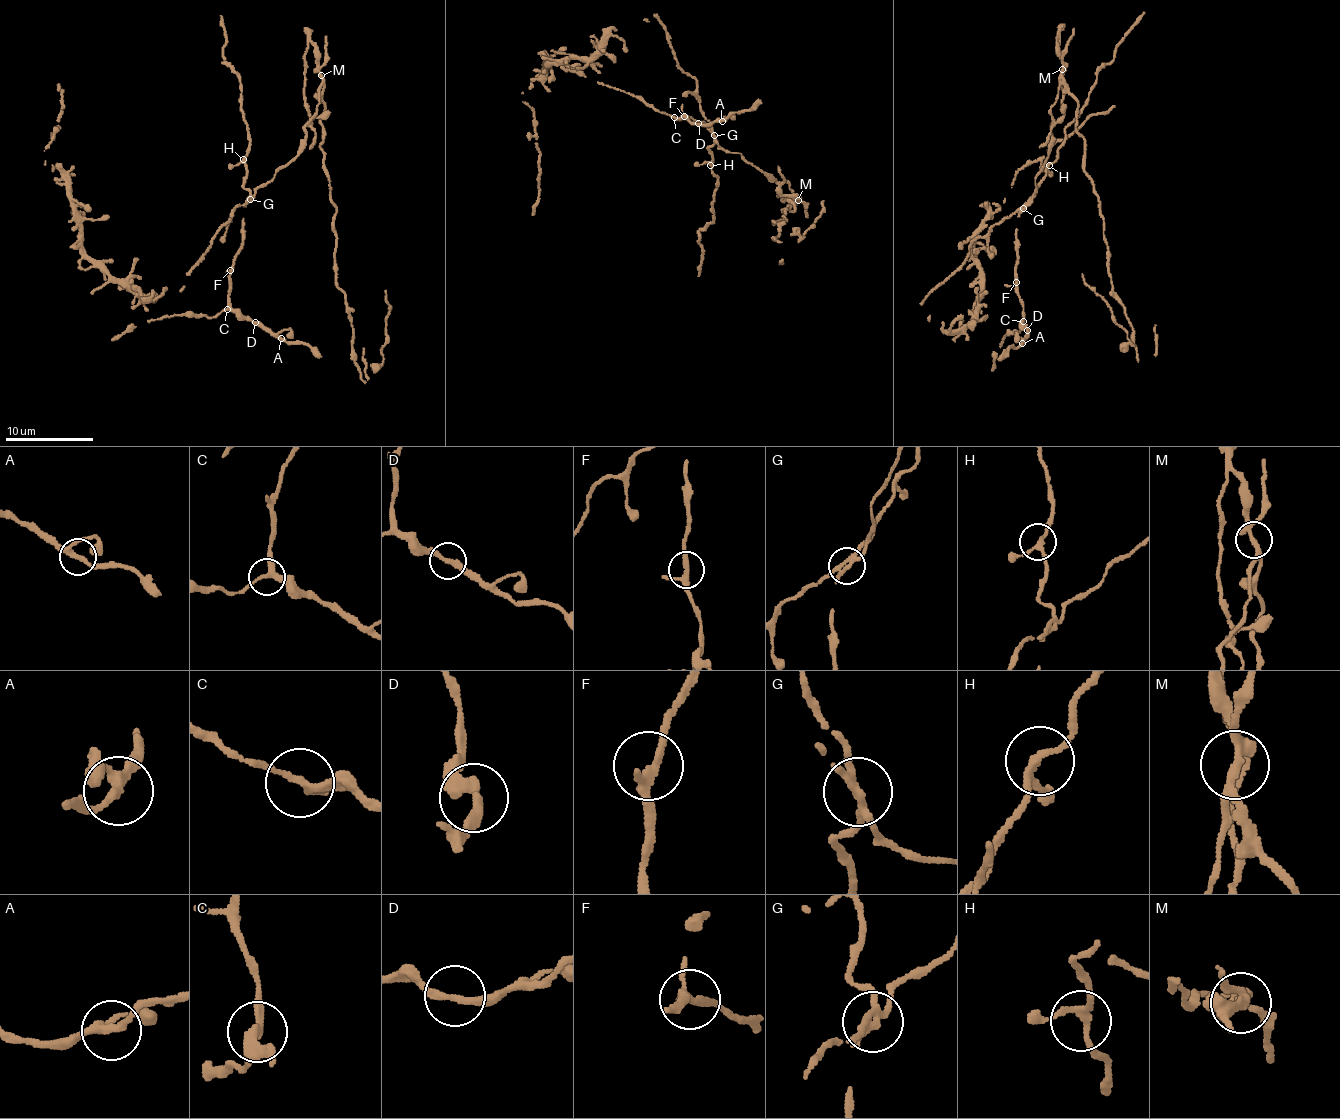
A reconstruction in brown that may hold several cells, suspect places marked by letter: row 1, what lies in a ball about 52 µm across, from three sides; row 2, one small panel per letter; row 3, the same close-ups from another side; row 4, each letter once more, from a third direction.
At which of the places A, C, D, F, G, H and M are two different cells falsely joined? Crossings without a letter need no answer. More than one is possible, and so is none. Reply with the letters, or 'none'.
G, M

